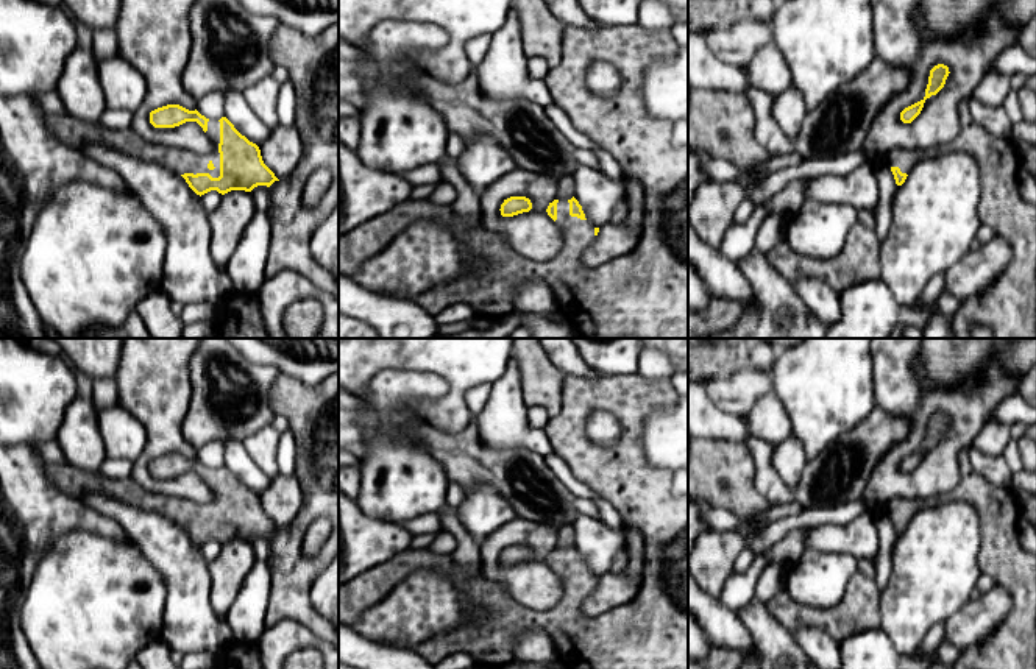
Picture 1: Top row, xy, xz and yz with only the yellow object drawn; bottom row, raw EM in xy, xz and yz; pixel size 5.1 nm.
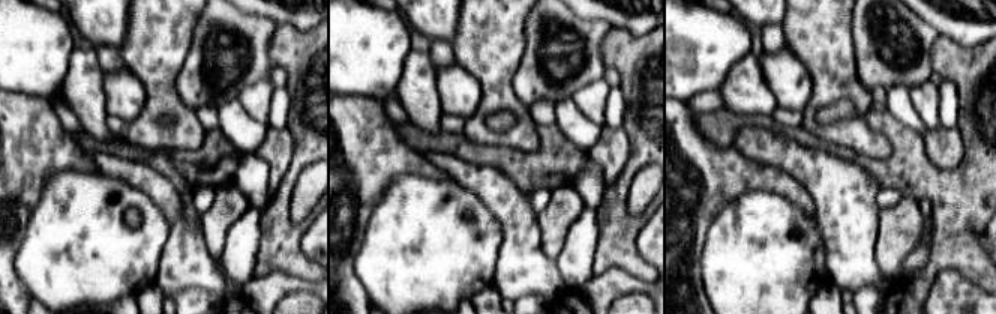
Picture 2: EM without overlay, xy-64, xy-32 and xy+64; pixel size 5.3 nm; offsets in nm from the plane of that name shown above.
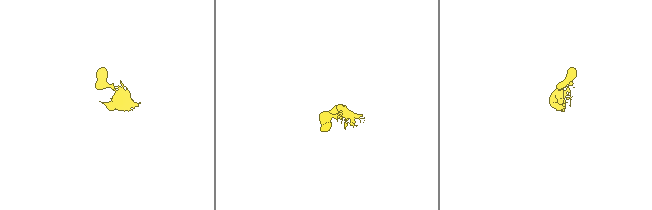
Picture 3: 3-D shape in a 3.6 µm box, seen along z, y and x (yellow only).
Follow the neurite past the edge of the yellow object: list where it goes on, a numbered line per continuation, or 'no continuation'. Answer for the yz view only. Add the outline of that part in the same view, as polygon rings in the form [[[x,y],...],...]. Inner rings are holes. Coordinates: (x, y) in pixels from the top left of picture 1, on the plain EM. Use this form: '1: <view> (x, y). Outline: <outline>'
1: yz (905, 509). Outline: [[[892,499],[885,505],[889,516],[899,516],[902,522],[910,522],[917,511],[917,505],[910,499]]]

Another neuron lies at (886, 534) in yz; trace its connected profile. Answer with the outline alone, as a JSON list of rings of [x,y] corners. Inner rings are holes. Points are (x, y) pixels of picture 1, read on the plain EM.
[[[880,508],[875,511],[875,522],[878,529],[878,554],[872,558],[875,565],[875,582],[882,589],[886,588],[889,575],[891,575],[891,552],[892,544],[897,538],[894,524],[891,521],[891,516],[885,511],[885,508]]]

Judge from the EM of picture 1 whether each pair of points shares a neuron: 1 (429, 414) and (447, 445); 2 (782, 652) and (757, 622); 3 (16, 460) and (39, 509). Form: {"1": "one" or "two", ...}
{"1": "two", "2": "one", "3": "one"}

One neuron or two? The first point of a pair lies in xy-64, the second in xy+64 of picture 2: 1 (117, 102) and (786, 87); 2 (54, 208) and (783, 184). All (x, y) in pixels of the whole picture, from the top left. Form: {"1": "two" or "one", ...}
{"1": "one", "2": "two"}

